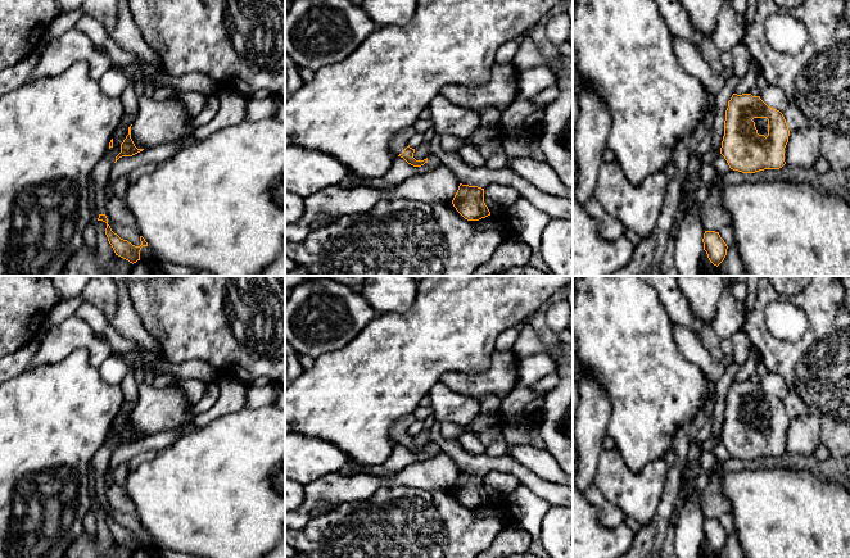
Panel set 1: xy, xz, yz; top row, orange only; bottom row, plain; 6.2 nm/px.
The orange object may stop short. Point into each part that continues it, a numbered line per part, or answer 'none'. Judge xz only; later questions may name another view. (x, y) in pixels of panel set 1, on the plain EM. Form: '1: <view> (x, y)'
1: xz (401, 427)

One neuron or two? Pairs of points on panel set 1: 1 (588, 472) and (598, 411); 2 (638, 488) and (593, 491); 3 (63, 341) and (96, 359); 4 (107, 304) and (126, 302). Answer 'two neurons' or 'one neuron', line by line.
1: one neuron
2: two neurons
3: one neuron
4: two neurons

